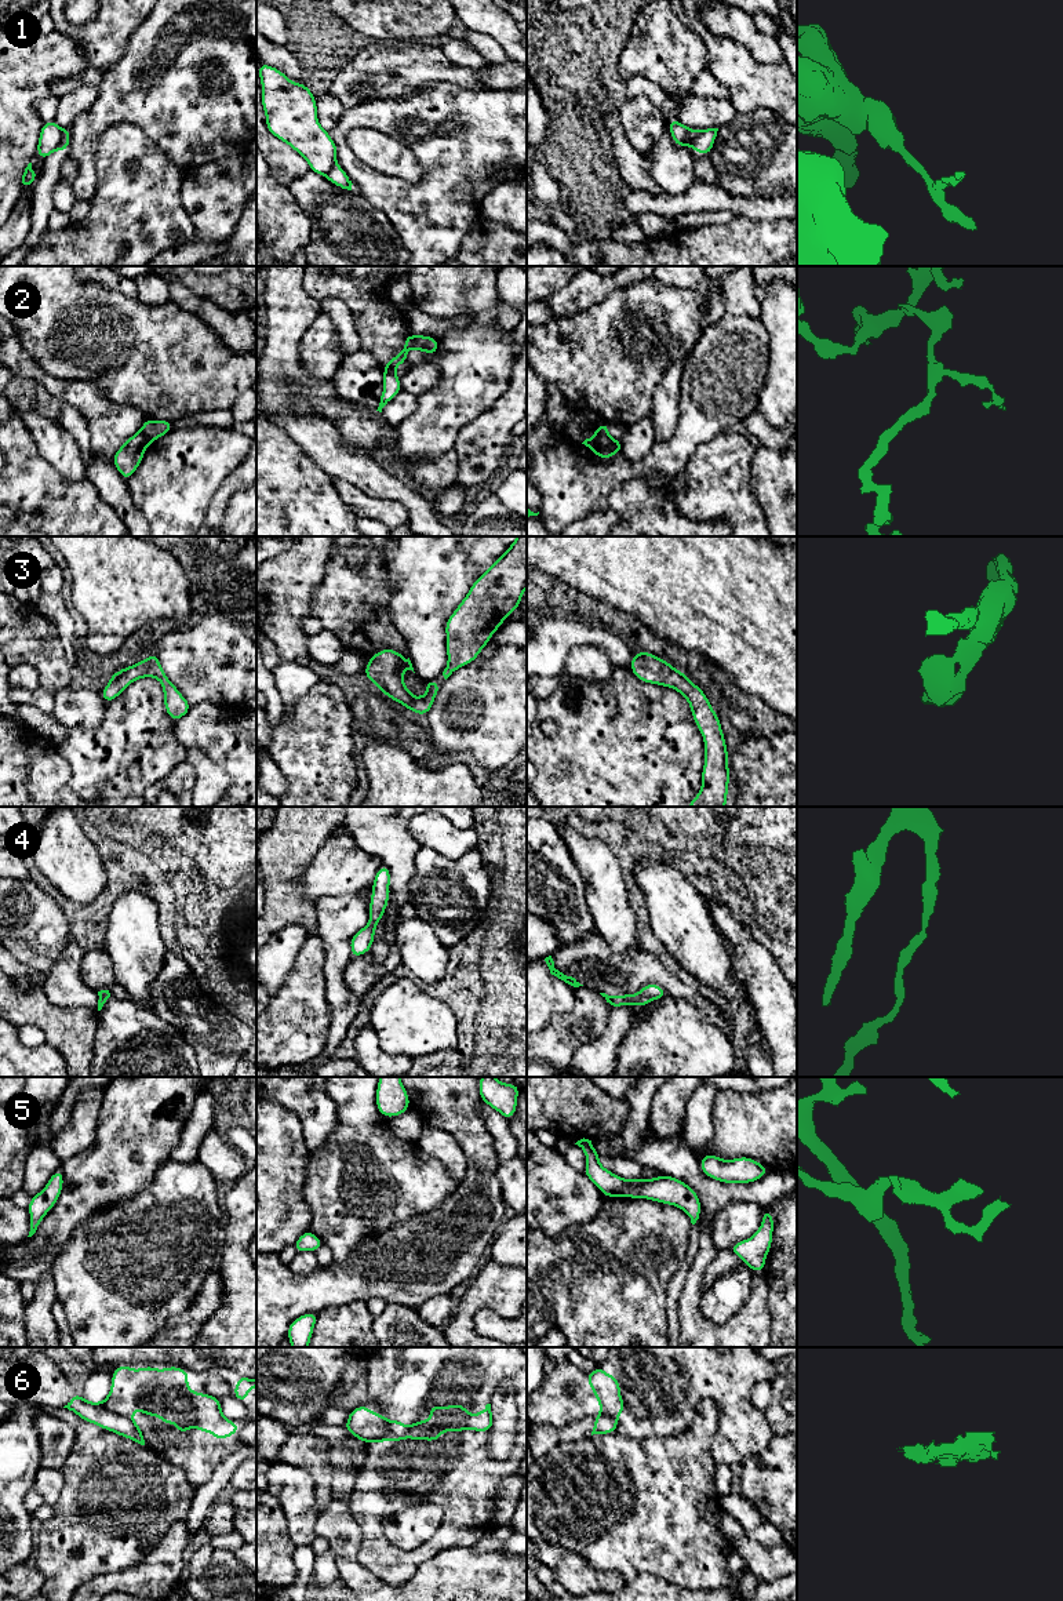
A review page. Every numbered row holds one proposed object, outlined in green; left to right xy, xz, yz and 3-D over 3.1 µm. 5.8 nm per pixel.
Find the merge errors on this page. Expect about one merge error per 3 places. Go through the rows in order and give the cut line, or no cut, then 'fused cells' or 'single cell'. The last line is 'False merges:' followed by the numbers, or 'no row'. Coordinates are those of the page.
1: cut in xy along (64, 130), (62, 139), (57, 148); fused cells
2: cut in yz along (596, 432), (607, 435); fused cells
3: no cut; single cell
4: no cut; single cell
5: no cut; single cell
6: cut in xy along (99, 1403), (126, 1416), (141, 1434); fused cells
False merges: 1, 2, 6

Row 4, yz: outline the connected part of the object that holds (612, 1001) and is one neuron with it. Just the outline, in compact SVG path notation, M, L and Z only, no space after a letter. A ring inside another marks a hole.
M655 983L645 985L636 994L622 994L622 996L608 996L605 993L600 994L607 1000L609 1008L622 1007L622 1005L645 1007L648 1003L667 996L667 993Z

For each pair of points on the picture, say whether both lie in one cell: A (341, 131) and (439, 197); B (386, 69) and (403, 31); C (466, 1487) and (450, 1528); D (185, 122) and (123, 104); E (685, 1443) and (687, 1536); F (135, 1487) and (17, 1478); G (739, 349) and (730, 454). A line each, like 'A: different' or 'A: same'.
A: same
B: different
C: same
D: same
E: same
F: different
G: different

